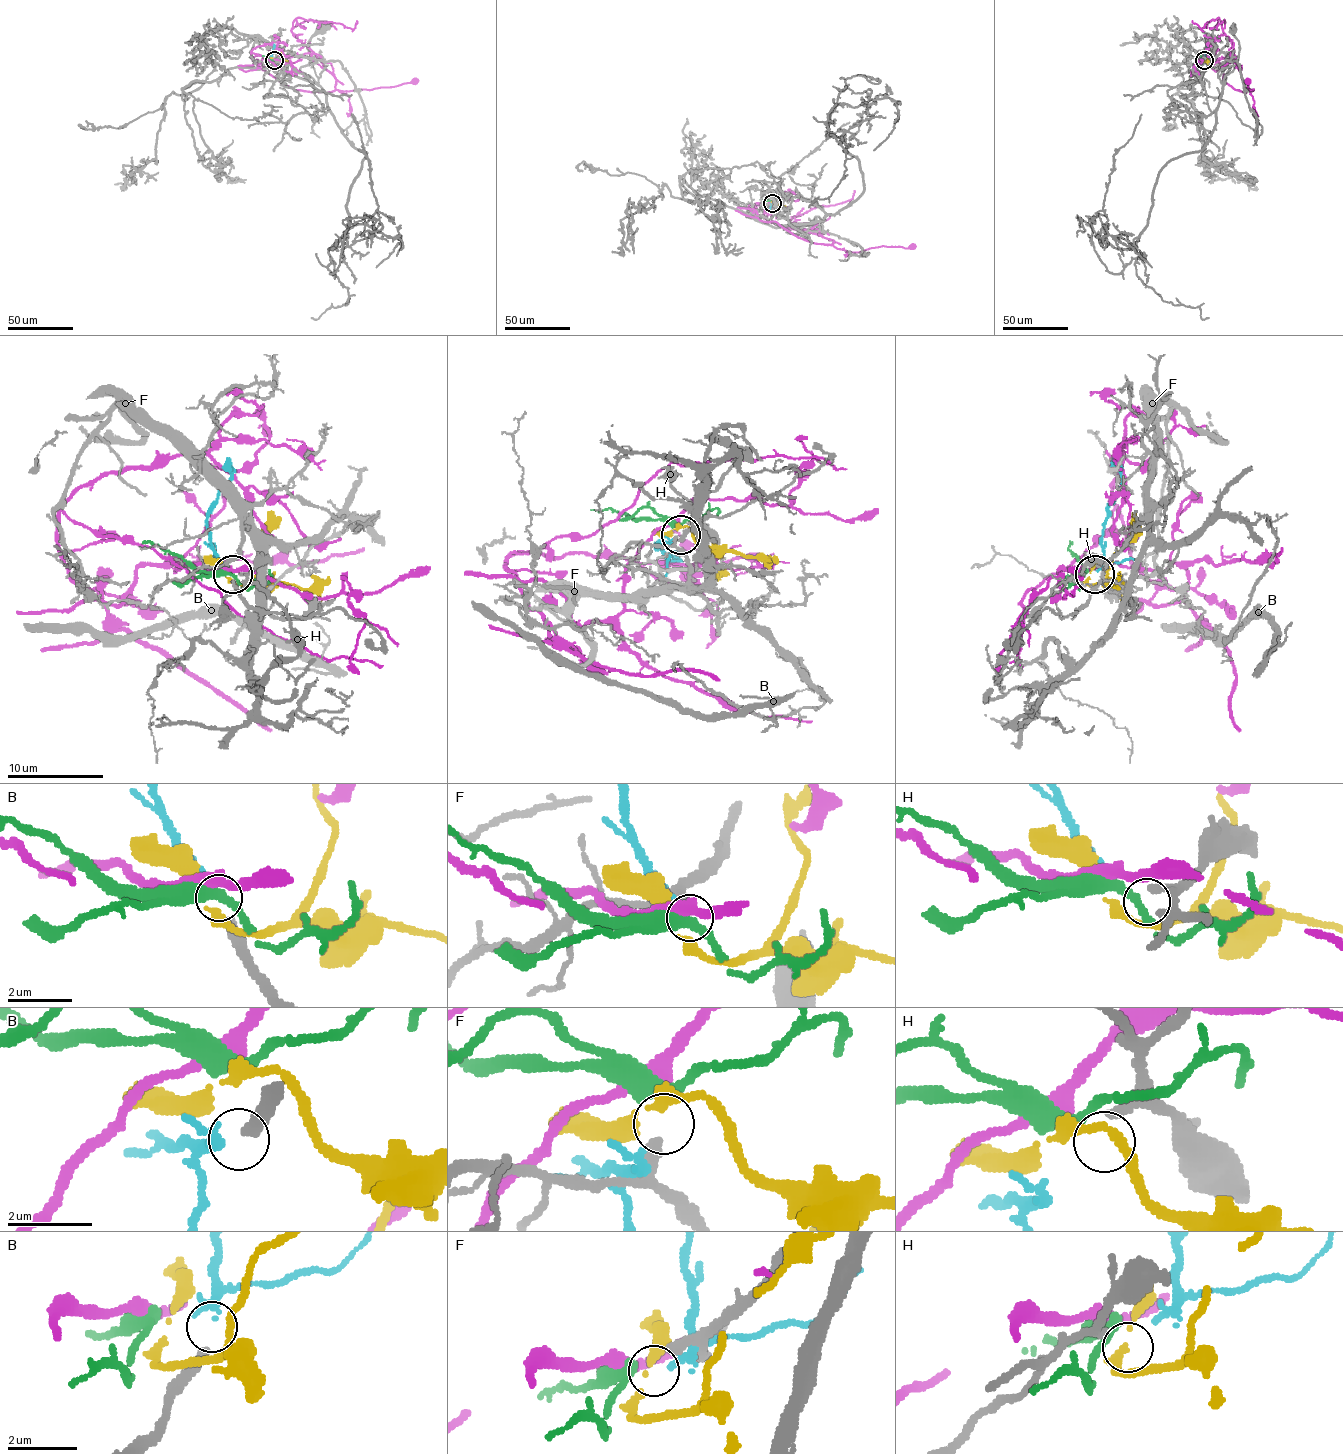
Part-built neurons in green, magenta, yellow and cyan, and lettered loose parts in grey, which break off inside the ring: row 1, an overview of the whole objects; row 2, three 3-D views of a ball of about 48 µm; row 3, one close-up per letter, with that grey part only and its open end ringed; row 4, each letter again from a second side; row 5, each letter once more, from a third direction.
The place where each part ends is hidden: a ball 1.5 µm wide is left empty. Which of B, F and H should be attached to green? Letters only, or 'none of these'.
F

